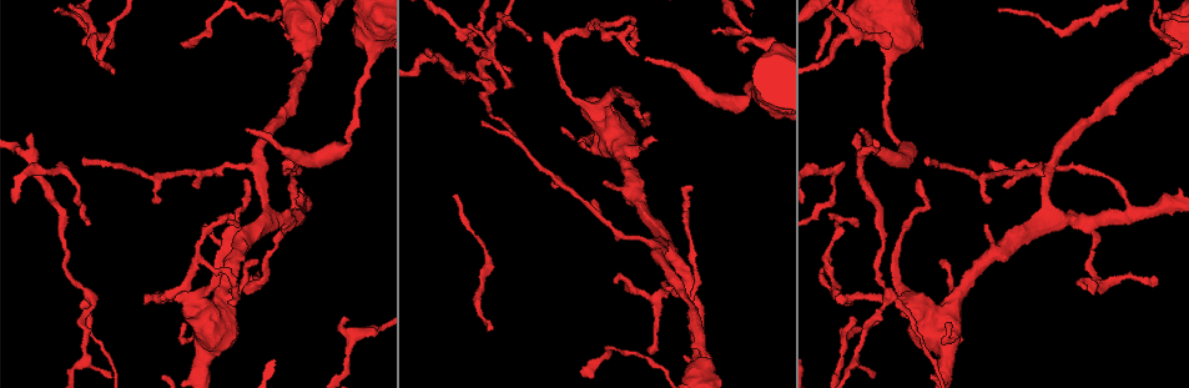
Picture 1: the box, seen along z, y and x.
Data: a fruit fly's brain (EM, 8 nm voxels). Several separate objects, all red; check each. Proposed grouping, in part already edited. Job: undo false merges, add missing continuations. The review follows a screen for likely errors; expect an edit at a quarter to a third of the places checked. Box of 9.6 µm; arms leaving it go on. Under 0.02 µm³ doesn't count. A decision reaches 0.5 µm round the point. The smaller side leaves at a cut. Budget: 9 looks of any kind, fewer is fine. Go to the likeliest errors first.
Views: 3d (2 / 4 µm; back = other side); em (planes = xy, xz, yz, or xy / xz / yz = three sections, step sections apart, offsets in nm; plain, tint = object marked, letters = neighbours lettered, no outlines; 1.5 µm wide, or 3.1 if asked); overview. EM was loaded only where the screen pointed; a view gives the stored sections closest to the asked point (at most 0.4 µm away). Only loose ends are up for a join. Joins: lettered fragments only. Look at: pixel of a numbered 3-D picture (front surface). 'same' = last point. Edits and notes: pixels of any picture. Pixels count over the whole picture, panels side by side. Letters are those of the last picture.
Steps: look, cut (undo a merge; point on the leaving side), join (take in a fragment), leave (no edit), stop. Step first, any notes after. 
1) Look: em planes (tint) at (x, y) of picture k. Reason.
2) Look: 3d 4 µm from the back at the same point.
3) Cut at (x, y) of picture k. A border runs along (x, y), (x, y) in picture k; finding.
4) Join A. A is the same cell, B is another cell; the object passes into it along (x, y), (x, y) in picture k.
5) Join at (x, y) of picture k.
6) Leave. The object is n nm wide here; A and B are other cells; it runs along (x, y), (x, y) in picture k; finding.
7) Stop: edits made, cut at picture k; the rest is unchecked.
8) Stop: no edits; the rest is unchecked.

Look: em yz step 4 (tint) at (646, 56) of picture 1. End of a long branch.

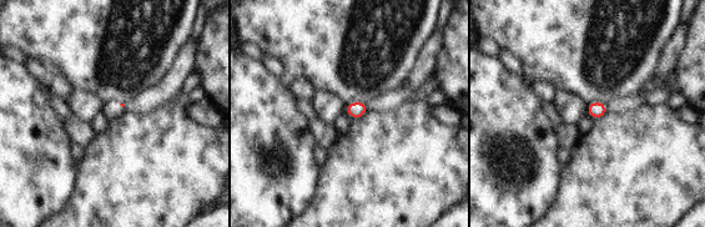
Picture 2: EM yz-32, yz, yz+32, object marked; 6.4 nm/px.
Look: em planes (letters) at the same point.

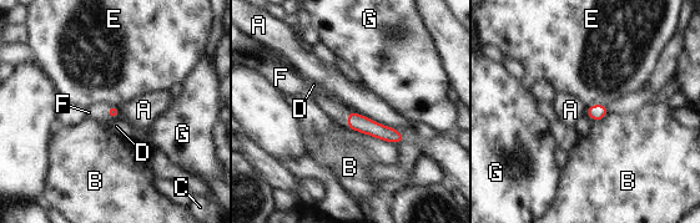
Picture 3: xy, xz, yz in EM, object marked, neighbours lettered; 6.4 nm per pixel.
Join F. F is the same cell, A, B, C, D, E and G are other cells; the object passes into it along (363, 125), (348, 118), (338, 113) in picture 3; the neuron continues.

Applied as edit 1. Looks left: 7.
Look: overview. See it whole again.

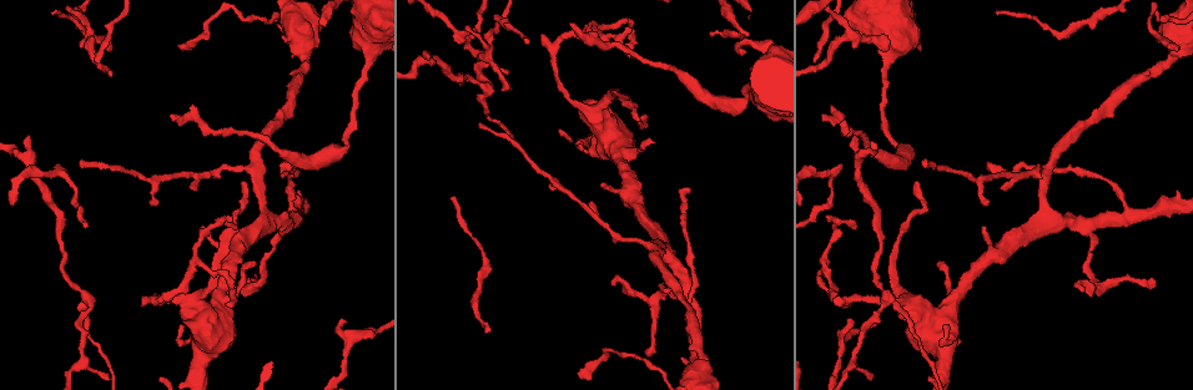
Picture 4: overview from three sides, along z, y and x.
Look: em yz step 4 (letters) at (850, 322) of picture 4. Branch stops here.

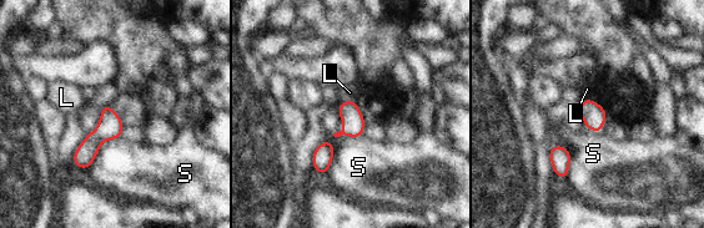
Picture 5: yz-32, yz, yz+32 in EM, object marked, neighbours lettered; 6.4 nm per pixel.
Leave. The object is 140 nm wide here; L and S are other cells; a border runs along (120, 136), (101, 145), (90, 167) in picture 5; none of them fits.

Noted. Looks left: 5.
Look: em planes (letters) at (823, 267) of picture 4. Sharp bend.

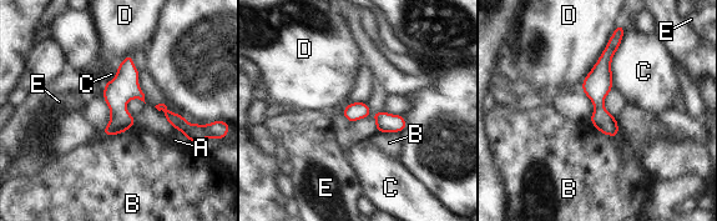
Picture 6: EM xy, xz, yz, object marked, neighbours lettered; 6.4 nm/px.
Leave. The object is 120 nm wide here; A, B, C, D and E are other cells; it runs along (615, 38), (599, 80), (611, 132) in picture 6; continuous, no second neuron.

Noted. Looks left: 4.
Look: em planes (letters) at (79, 161) of picture 4. Free end.

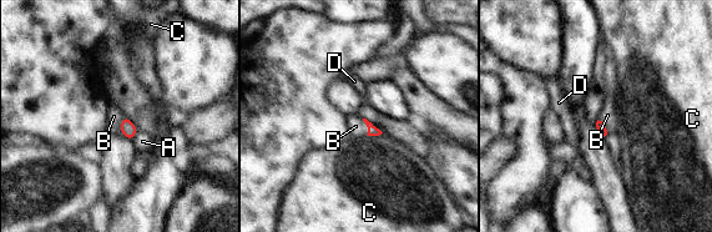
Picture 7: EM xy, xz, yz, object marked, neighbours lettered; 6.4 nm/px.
Join B. The longest contact is with B, 130 nm; B is the same cell, A, C and D are other cells; the object passes into it along (600, 125), (605, 127), (607, 115) in picture 7; the neuron continues.

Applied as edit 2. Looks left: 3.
Stop: edits made, join at picture 3, join at picture 7; the rest is unchecked.

